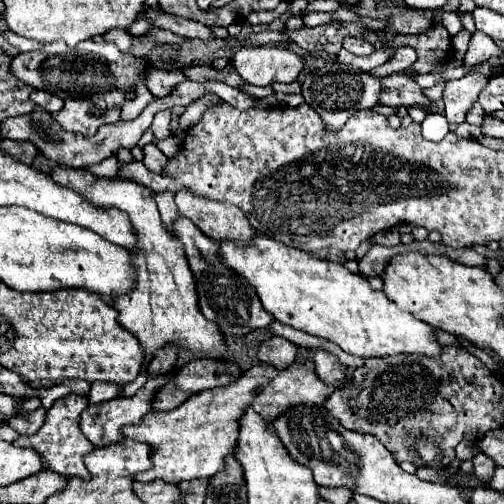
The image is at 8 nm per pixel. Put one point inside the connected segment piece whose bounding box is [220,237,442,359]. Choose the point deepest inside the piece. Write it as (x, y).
(322, 298)

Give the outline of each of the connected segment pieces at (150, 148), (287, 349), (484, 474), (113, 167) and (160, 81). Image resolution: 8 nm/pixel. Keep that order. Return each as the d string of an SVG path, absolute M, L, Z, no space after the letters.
M146 145L144 147L144 165L152 171L152 173L160 173L168 163L168 157L156 147L156 145Z
M274 335L274 337L270 337L268 341L264 341L260 345L258 359L264 361L264 363L272 363L272 365L284 369L284 367L288 367L294 361L296 351L298 351L298 347L292 341Z
M478 453L478 455L474 455L472 465L474 465L474 471L472 471L474 477L476 477L478 481L490 483L490 479L492 479L492 469L496 467L494 461L492 461L490 457L484 457L484 453Z
M112 155L112 157L108 157L108 159L92 165L92 167L86 167L86 171L90 171L96 177L114 177L118 171L118 159Z
M154 67L152 69L152 77L148 77L148 89L150 89L150 93L154 95L154 97L164 97L164 95L168 95L170 93L170 87L174 87L174 85L178 85L178 83L182 83L186 77L184 77L184 73L182 73L182 69L158 69L158 67Z

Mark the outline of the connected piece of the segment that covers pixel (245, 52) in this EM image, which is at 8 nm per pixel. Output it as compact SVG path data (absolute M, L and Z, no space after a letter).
M282 45L242 47L232 65L240 77L252 85L270 85L274 81L292 83L304 69L304 57Z

